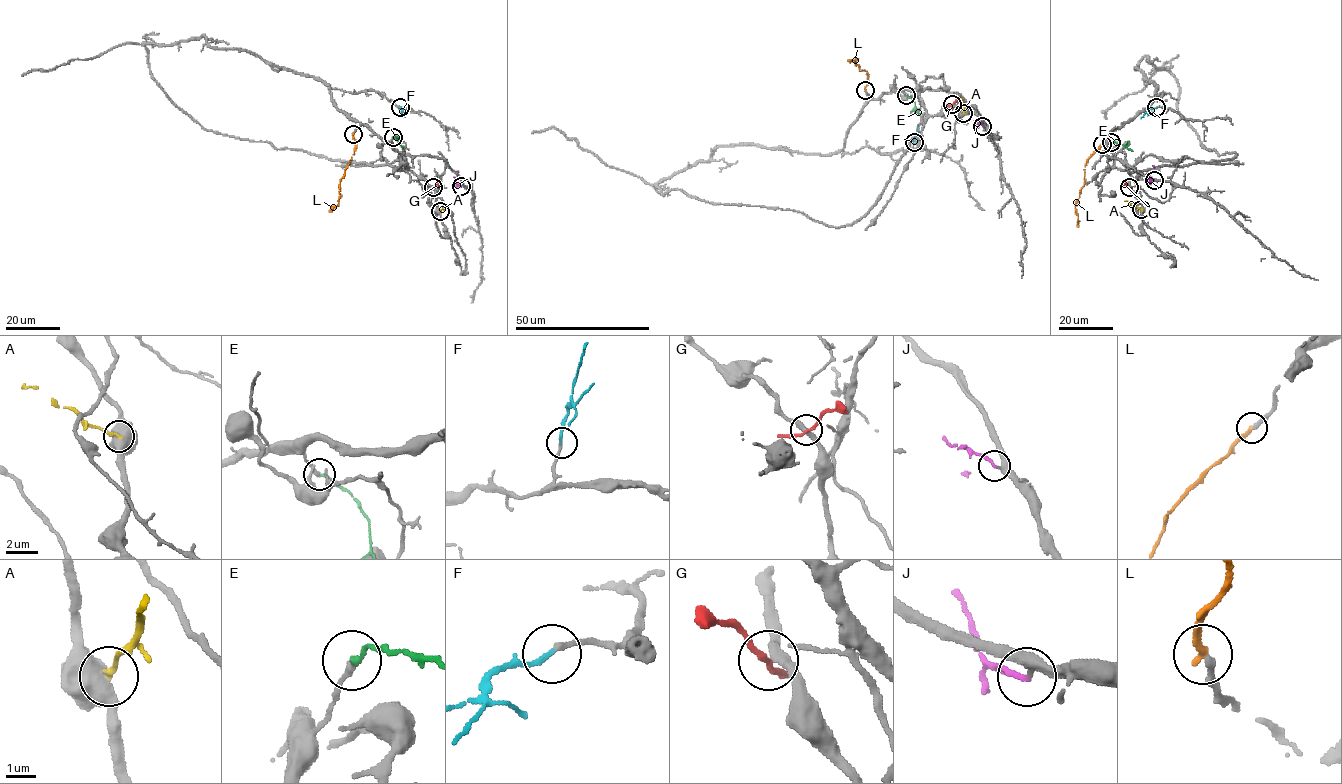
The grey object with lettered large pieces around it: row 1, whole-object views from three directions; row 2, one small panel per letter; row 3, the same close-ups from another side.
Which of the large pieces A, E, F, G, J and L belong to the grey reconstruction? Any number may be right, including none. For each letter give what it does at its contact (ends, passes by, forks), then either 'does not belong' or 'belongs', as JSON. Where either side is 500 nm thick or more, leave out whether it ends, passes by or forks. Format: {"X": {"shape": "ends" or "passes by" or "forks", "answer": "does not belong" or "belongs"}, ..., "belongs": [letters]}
{"A": {"answer": "does not belong"}, "E": {"shape": "ends", "answer": "does not belong"}, "F": {"shape": "ends", "answer": "belongs"}, "G": {"shape": "passes by", "answer": "does not belong"}, "J": {"shape": "ends", "answer": "belongs"}, "L": {"shape": "ends", "answer": "belongs"}, "belongs": ["F", "J", "L"]}

